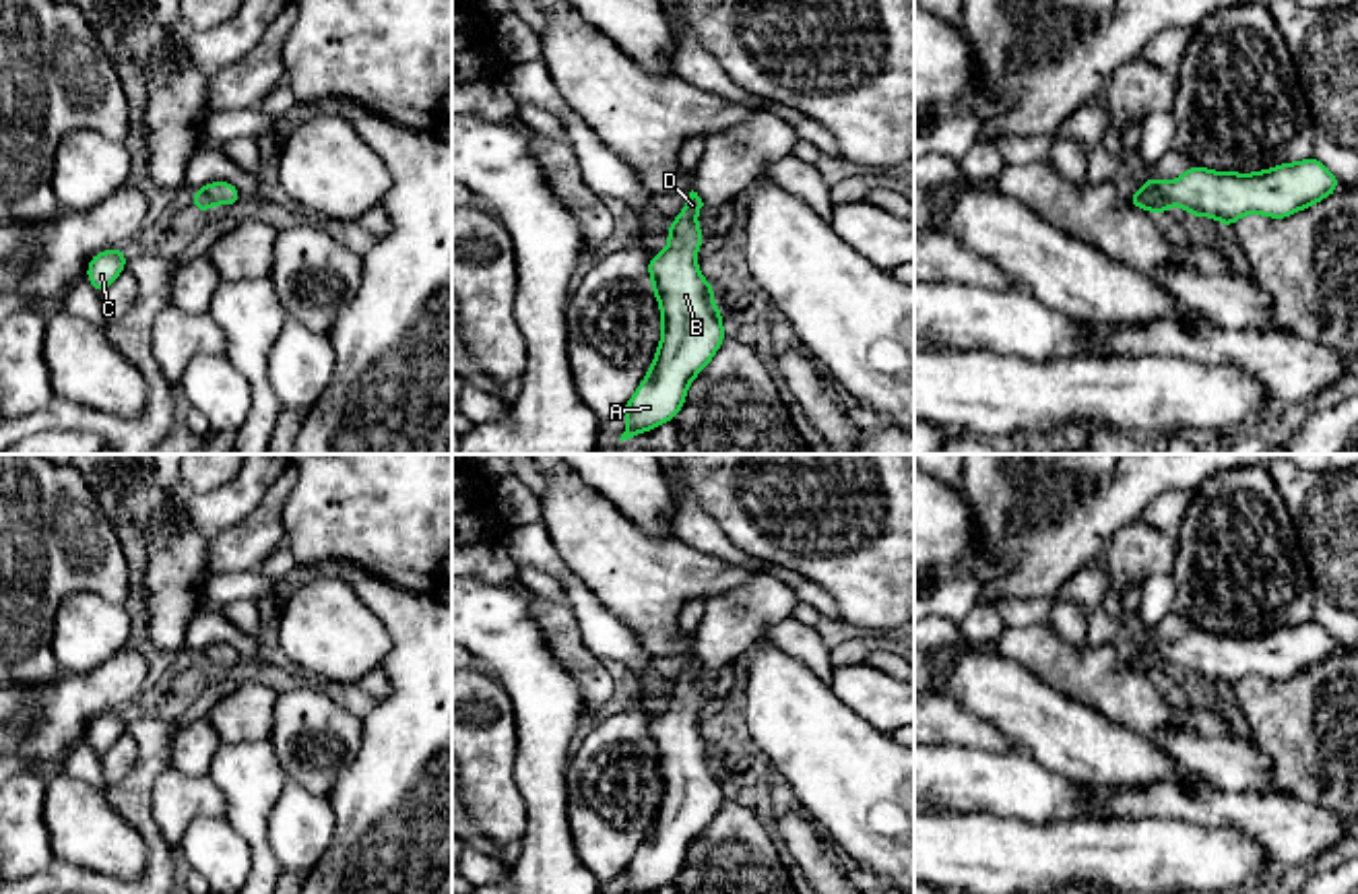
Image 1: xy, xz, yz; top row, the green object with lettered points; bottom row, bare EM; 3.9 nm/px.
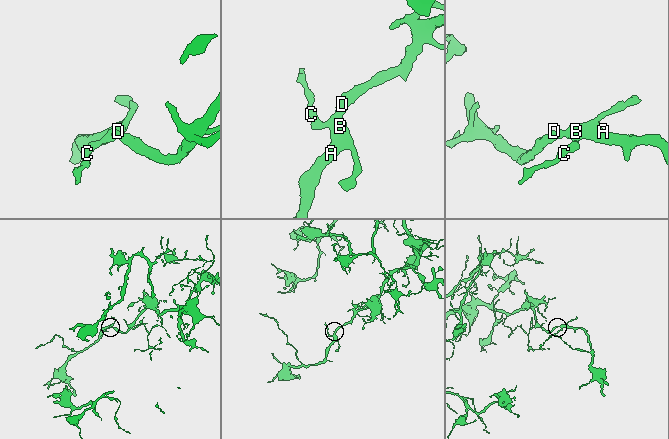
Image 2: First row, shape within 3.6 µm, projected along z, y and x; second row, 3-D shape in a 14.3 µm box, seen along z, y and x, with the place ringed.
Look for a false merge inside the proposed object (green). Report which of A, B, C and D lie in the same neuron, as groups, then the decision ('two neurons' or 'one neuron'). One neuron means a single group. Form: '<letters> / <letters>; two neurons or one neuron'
A B C D; one neuron

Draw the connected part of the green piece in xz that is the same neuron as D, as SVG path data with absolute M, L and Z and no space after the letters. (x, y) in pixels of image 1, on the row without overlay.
M691 652L687 667L667 690L671 706L648 721L662 797L646 840L623 871L625 894L650 894L673 884L685 865L689 844L726 801L722 770L712 768L716 749L698 733L696 712L706 702L696 683L702 669L702 661Z

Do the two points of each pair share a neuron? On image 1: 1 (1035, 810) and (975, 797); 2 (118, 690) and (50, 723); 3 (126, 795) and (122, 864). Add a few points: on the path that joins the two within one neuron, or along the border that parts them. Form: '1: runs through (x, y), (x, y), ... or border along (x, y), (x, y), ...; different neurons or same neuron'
1: runs through (1020, 797), (989, 797); same neuron
2: runs through (102, 690), (85, 694), (67, 707); same neuron
3: border along (104, 793), (141, 837), (143, 866); different neurons

